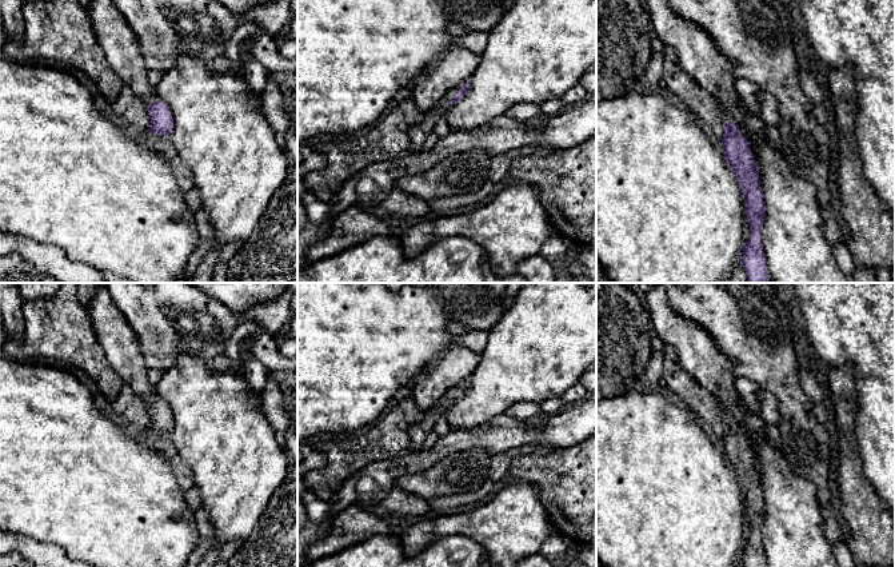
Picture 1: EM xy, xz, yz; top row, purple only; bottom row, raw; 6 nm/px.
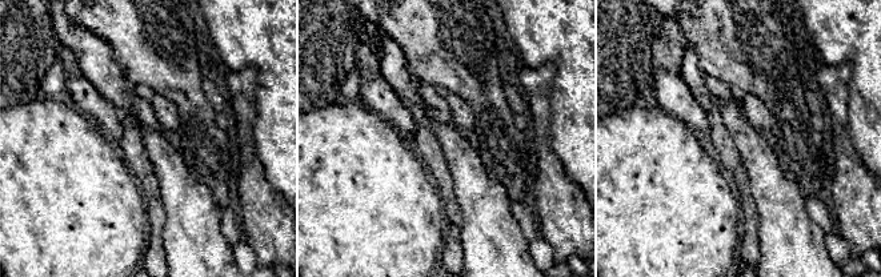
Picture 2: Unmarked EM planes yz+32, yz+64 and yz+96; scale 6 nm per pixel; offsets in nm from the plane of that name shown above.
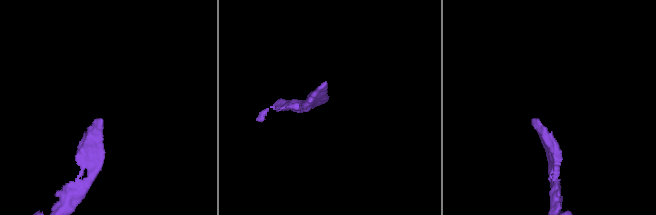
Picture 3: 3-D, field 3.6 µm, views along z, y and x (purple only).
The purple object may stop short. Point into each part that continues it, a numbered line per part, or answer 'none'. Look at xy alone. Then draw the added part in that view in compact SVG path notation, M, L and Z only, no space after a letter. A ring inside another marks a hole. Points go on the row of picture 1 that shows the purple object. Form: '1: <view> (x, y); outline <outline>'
1: xy (122, 48); outline M92 0L88 13L97 43L123 84L129 85L143 104L157 101L139 40L112 0Z

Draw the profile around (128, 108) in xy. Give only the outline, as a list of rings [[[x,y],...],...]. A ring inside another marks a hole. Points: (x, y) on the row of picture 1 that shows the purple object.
[[[123,84],[117,99],[112,103],[111,116],[123,125],[133,125],[137,132],[147,132],[151,128],[148,105],[127,84]]]

